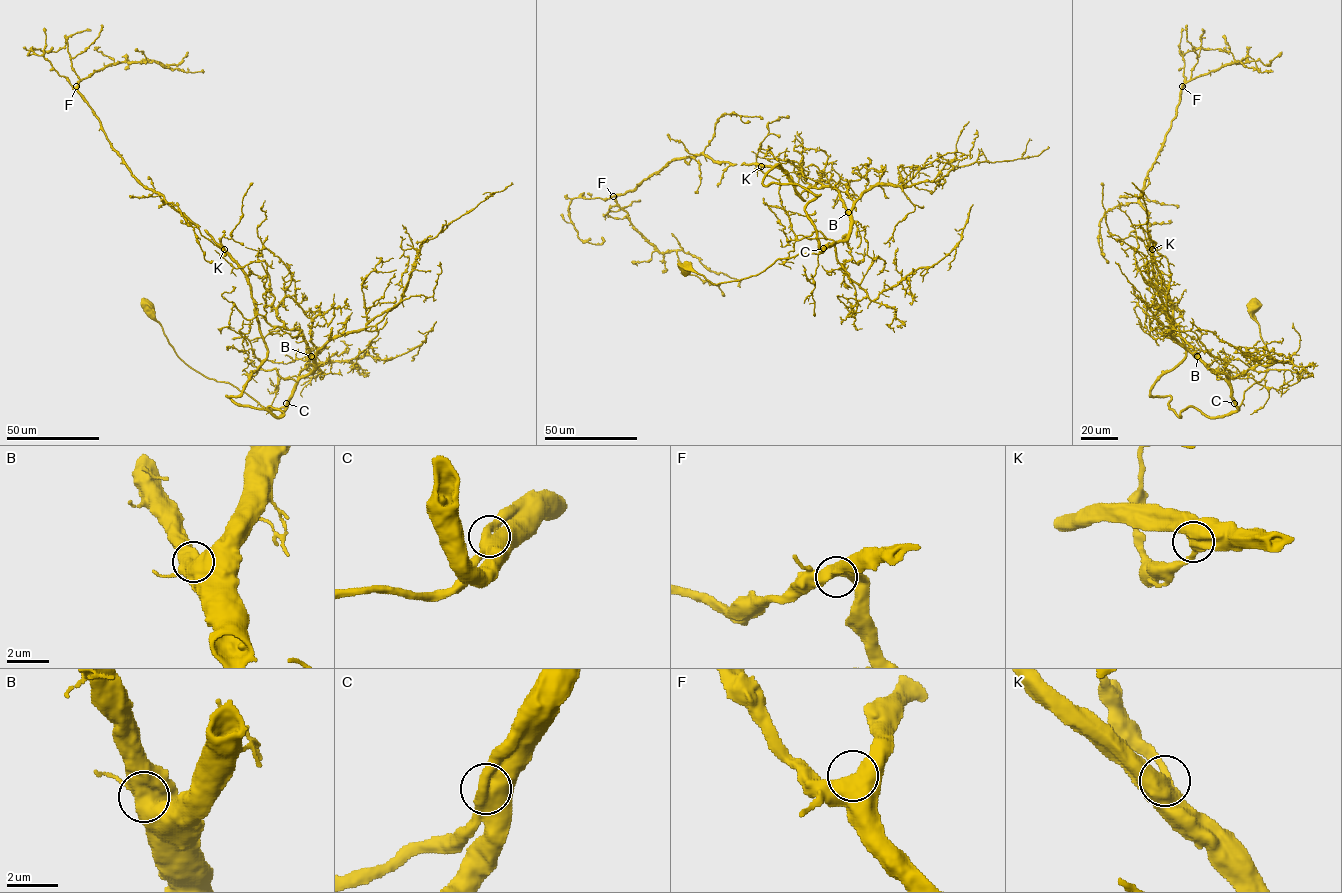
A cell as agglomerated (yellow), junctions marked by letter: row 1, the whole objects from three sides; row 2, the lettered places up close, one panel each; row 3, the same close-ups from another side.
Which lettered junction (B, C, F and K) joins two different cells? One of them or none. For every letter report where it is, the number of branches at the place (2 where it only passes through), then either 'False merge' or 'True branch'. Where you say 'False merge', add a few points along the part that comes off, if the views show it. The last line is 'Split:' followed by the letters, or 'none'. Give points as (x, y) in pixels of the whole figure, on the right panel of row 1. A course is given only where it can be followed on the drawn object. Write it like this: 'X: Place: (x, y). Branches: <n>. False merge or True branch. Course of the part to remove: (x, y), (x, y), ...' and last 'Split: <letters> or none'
B: Place: (1197, 356). Branches: 2. True branch
C: Place: (1234, 403). Branches: 1. True branch
F: Place: (1182, 86). Branches: 2. True branch
K: Place: (1152, 249). Branches: 2. True branch
Split: none

